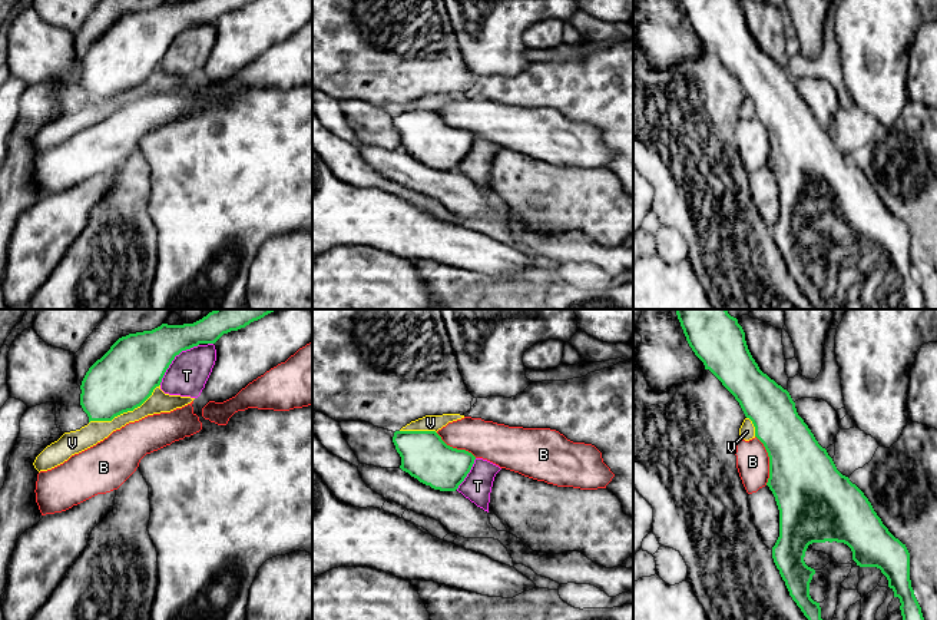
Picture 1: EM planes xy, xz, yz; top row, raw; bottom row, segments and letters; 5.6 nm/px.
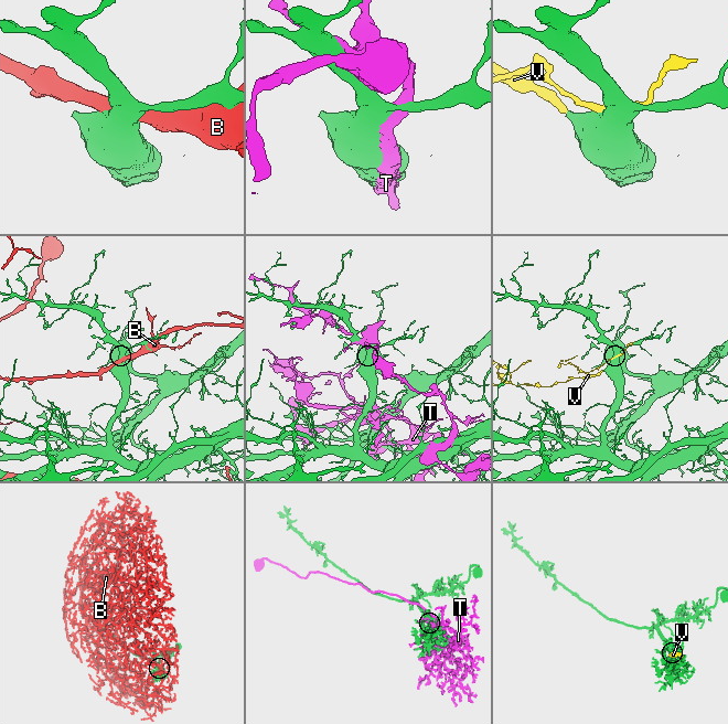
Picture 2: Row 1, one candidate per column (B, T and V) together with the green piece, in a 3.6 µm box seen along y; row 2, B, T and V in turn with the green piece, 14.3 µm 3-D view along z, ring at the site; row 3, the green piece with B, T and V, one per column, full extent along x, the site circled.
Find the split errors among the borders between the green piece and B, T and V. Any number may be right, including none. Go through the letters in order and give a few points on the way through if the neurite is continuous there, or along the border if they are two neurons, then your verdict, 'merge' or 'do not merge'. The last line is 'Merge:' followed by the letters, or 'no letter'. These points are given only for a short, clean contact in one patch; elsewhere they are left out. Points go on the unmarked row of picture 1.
B: do not merge
T: do not merge
V: merge
Merge: V

